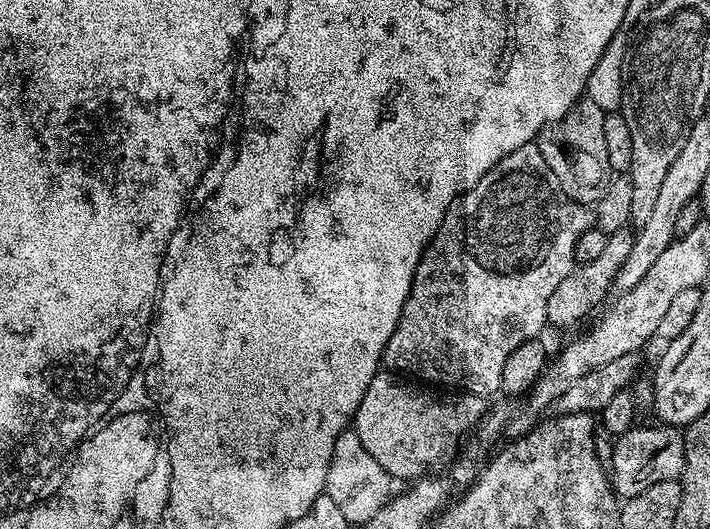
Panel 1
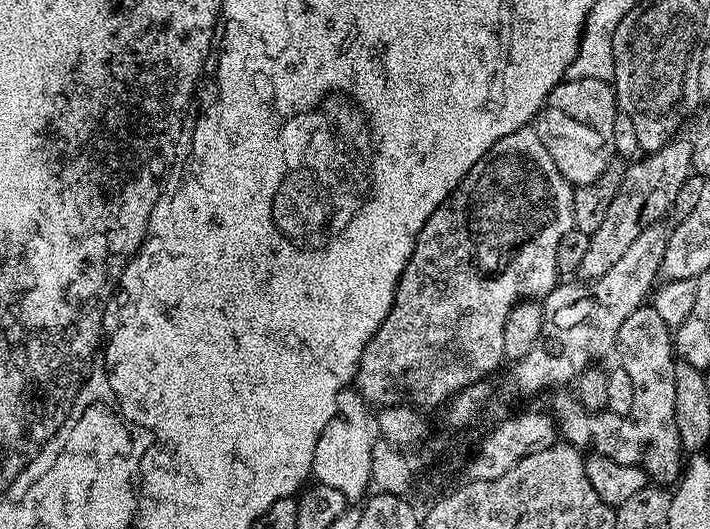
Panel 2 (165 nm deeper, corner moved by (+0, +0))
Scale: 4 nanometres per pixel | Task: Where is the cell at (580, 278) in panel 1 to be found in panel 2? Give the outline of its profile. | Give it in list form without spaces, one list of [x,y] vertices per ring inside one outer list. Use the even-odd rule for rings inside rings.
[[[684,134],[677,135],[676,139],[666,146],[662,146],[656,152],[650,152],[633,159],[628,164],[626,174],[622,178],[622,186],[618,186],[618,194],[614,194],[614,202],[610,202],[610,211],[607,212],[606,219],[590,236],[590,246],[586,249],[586,255],[582,257],[582,266],[578,266],[576,276],[584,282],[602,278],[606,274],[606,270],[610,270],[610,266],[614,266],[621,260],[622,254],[626,254],[627,248],[638,239],[638,234],[642,234],[642,230],[646,230],[646,226],[663,221],[665,219],[663,216],[667,217],[671,213],[674,197],[678,195],[682,182],[686,182],[686,178],[693,175],[693,172],[694,144],[689,137],[687,140]]]

